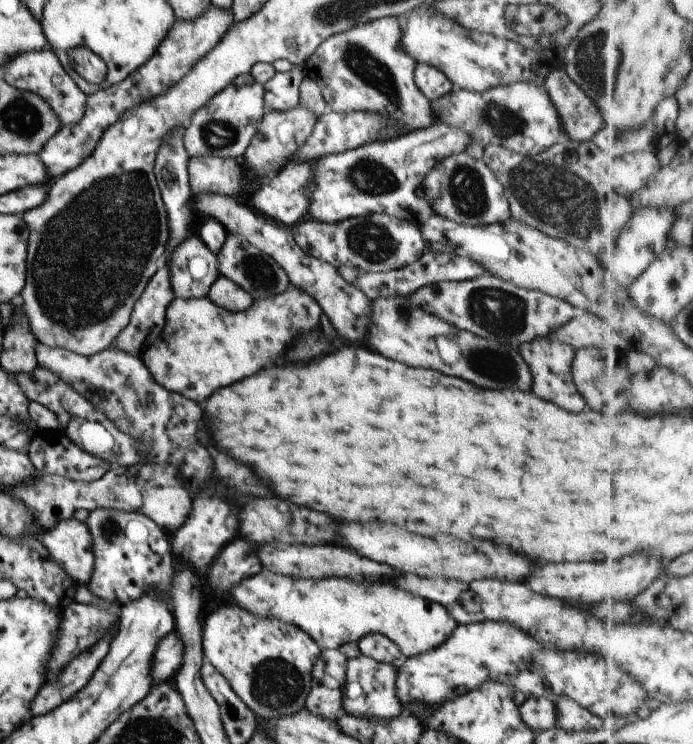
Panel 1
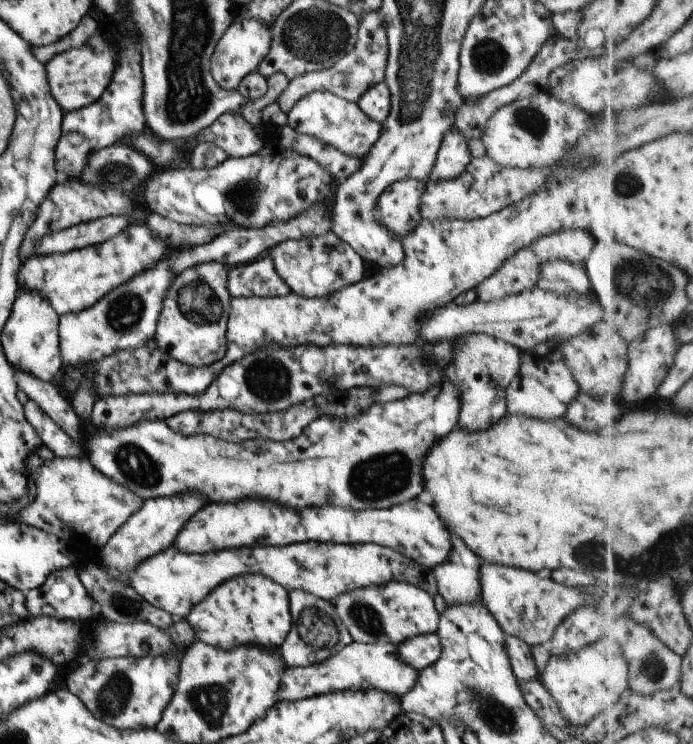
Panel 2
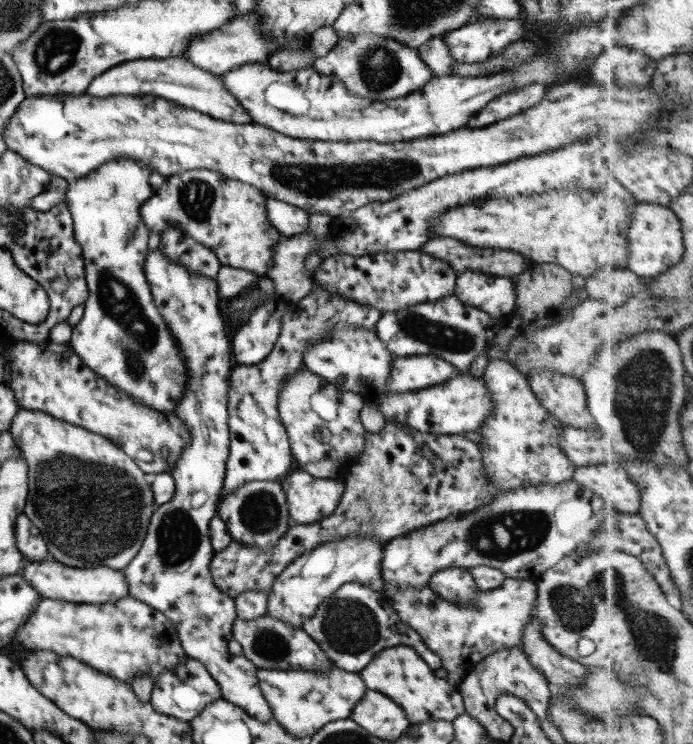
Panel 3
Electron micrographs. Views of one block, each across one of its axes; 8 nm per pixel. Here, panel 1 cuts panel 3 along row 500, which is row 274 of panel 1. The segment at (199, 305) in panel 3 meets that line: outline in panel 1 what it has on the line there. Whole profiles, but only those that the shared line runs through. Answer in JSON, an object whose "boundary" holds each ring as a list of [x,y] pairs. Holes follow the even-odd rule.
{"boundary":[[[194,234],[179,242],[169,256],[170,284],[175,297],[206,297],[211,284],[220,276],[216,255]]]}

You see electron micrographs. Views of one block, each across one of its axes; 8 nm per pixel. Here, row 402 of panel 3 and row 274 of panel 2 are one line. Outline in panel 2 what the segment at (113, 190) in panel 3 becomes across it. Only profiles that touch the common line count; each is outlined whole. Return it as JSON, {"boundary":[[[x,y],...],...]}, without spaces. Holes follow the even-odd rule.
{"boundary":[[[336,180],[333,183],[333,196],[325,199],[320,205],[305,210],[301,215],[290,219],[289,221],[266,225],[261,229],[244,229],[230,228],[222,231],[218,236],[214,237],[210,242],[195,247],[184,248],[182,250],[172,250],[171,254],[164,257],[158,264],[155,264],[148,271],[144,271],[140,275],[133,276],[128,283],[121,284],[106,296],[103,296],[94,306],[68,315],[59,316],[59,347],[62,355],[62,362],[66,366],[78,367],[80,365],[88,365],[90,363],[105,359],[107,356],[114,354],[116,351],[125,351],[126,349],[136,350],[155,338],[155,330],[157,322],[163,307],[163,300],[168,292],[169,286],[176,276],[183,270],[196,266],[200,263],[220,262],[227,268],[235,267],[250,261],[268,256],[269,250],[274,248],[278,243],[290,239],[311,239],[332,230],[332,206],[334,204],[334,196],[337,191]]]}

